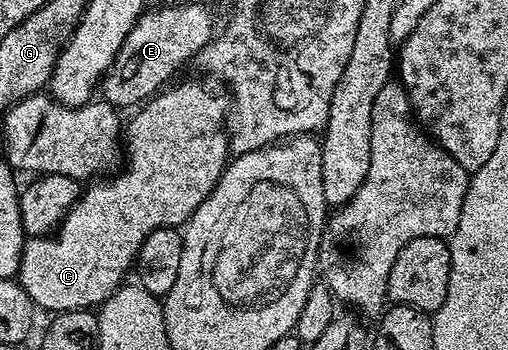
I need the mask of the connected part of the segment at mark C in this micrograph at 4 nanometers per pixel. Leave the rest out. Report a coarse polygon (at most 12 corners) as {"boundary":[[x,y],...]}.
{"boundary":[[214,77],[147,100],[128,171],[93,182],[18,281],[99,308],[146,237],[183,228],[230,162]]}

